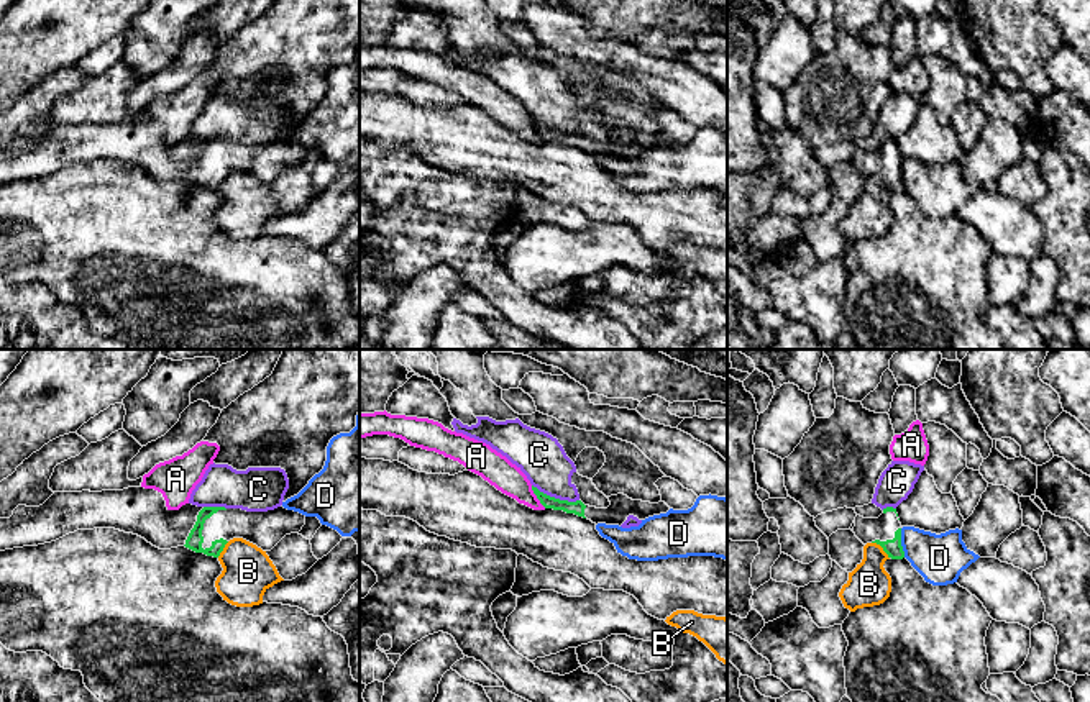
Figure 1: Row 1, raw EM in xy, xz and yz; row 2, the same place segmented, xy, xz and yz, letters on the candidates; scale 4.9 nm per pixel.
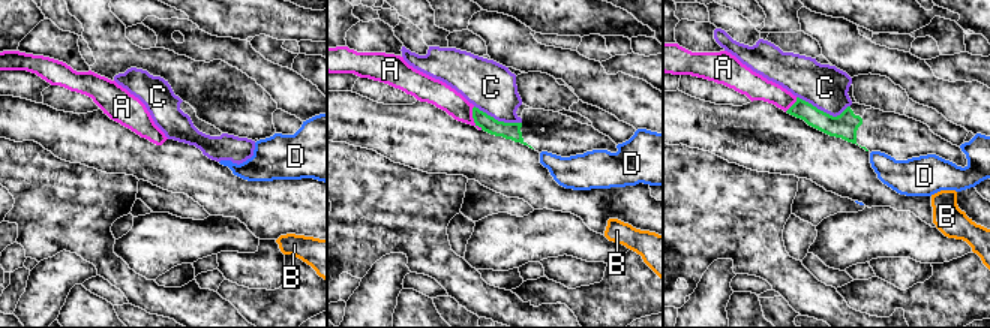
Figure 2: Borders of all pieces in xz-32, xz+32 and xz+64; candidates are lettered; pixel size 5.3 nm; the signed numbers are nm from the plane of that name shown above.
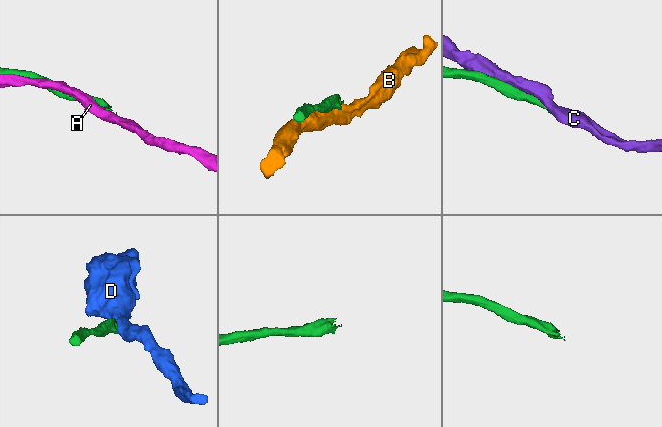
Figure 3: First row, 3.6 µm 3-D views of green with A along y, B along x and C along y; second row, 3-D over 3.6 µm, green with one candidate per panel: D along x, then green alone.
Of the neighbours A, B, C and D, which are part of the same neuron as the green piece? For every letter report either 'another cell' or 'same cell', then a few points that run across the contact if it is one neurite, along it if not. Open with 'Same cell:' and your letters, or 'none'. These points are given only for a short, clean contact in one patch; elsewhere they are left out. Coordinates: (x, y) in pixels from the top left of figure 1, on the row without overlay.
Same cell: none
A: another cell
B: another cell; line yz (872, 174), (888, 191)
C: another cell
D: another cell; line yz (900, 161), (900, 177), (905, 189)

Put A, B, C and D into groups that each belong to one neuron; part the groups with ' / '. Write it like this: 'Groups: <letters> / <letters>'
Groups: A / B / C / D

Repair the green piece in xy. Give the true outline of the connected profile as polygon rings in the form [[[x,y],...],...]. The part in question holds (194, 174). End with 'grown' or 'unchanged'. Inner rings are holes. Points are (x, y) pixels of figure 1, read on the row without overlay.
[[[282,138],[268,144],[204,139],[184,179],[218,190],[230,172],[243,171],[271,184],[286,167],[299,166],[304,157],[305,148]]] | grown

